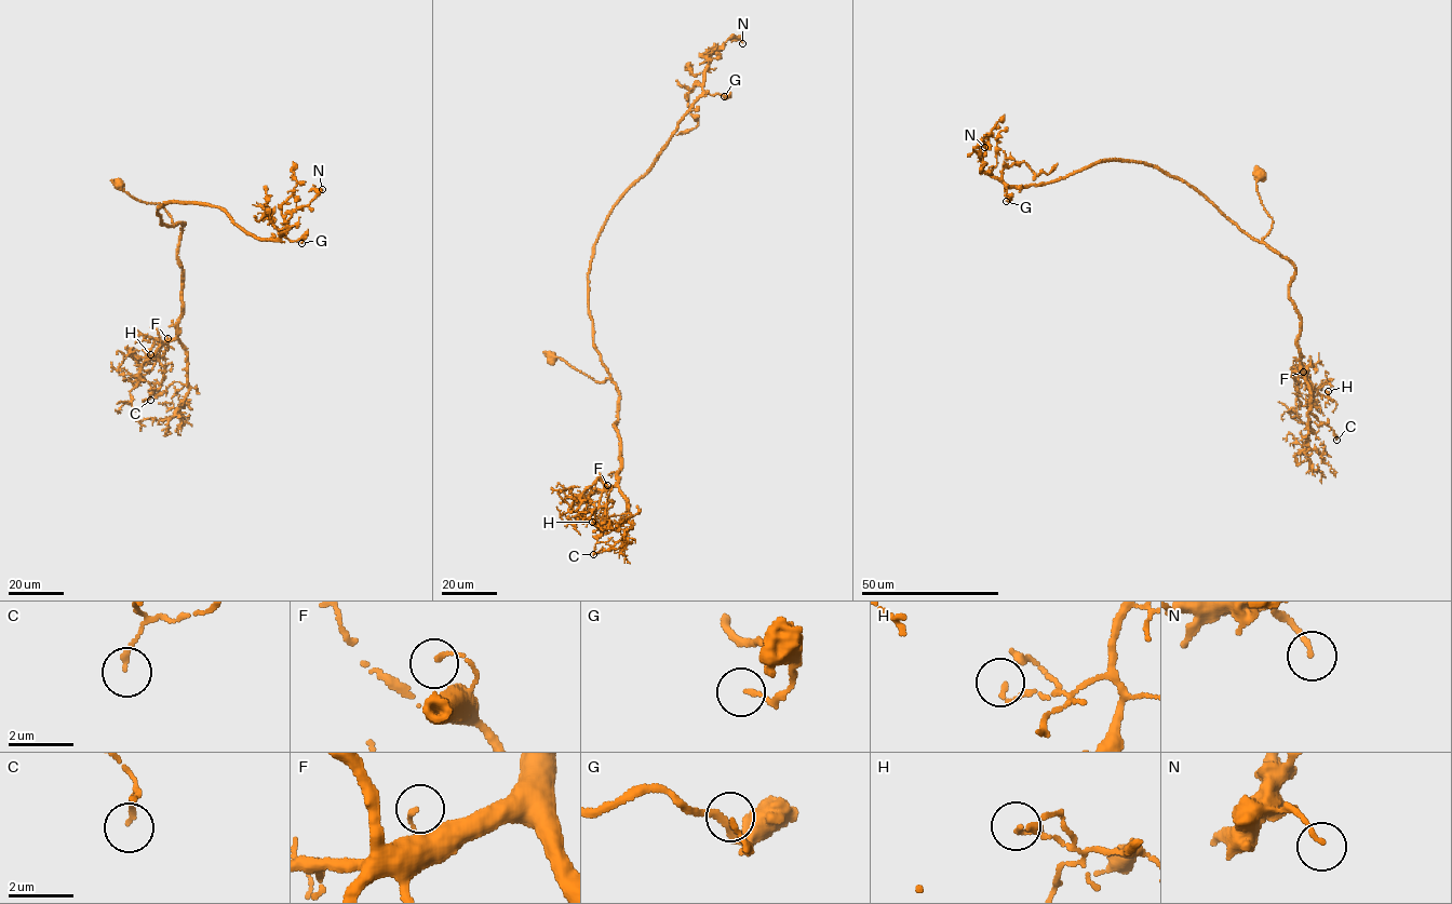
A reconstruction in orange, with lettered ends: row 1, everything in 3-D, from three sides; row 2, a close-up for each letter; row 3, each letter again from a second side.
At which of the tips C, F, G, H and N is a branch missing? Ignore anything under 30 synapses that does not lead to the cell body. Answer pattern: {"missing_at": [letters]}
{"missing_at": ["H"]}

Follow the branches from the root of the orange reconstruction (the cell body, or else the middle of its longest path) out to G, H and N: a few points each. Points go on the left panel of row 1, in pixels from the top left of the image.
G: (119, 184), (161, 205), (176, 225), (162, 225), (162, 204), (200, 202), (220, 208), (255, 239), (301, 243)
H: (119, 184), (184, 223), (176, 337), (164, 354), (150, 354)
N: (119, 184), (161, 205), (176, 225), (162, 225), (162, 204), (202, 203), (263, 241), (322, 189)

